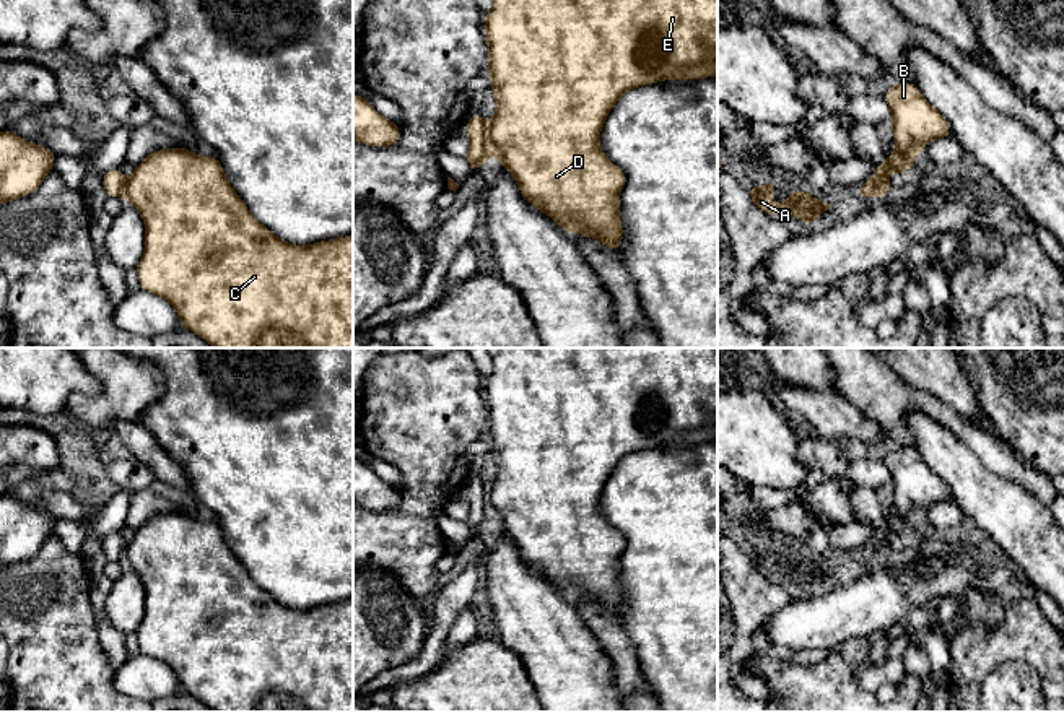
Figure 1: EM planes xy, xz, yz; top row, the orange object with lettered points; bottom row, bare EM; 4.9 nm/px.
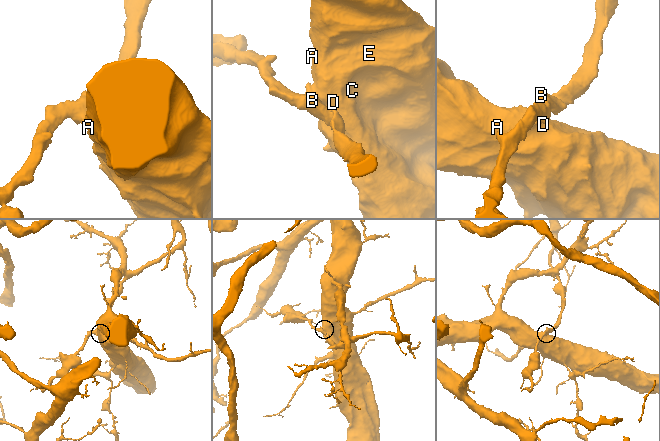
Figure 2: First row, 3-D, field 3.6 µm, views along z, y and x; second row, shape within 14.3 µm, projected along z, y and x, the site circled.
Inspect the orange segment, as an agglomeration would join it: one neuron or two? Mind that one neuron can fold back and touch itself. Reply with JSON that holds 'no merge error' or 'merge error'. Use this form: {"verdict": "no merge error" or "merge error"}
{"verdict": "merge error"}

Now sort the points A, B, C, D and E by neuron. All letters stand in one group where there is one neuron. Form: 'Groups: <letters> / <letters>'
Groups: A C D E / B

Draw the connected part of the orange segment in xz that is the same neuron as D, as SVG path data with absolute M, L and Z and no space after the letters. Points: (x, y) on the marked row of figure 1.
M493 0L483 29L496 101L496 112L486 124L490 150L530 205L566 232L594 237L618 254L623 237L620 190L626 176L600 150L604 122L630 89L670 78L717 76L717 0Z

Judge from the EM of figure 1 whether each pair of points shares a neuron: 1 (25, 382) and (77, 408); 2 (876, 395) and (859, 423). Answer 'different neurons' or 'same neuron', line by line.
1: different neurons
2: different neurons

